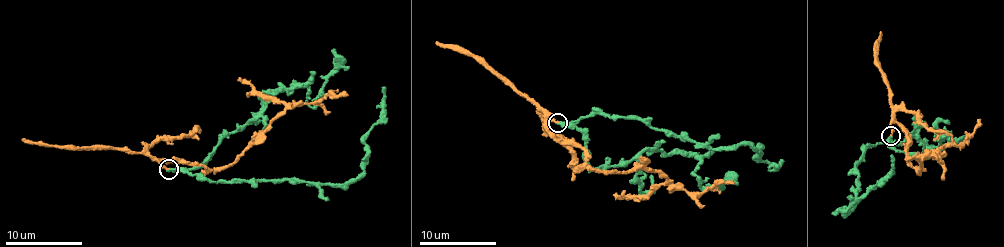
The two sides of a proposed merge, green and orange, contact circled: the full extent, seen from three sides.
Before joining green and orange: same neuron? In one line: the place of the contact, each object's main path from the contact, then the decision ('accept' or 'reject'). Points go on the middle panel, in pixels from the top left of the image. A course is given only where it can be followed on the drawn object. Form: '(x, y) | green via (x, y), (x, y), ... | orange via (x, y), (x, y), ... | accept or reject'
(558, 122) | green via (558, 123), (573, 125), (598, 113), (646, 120), (653, 128), (714, 149), (746, 144), (776, 166), (781, 159) | orange via (558, 123), (551, 115), (547, 121), (562, 139), (579, 144), (597, 168), (640, 166), (697, 193), (733, 182) | reject

